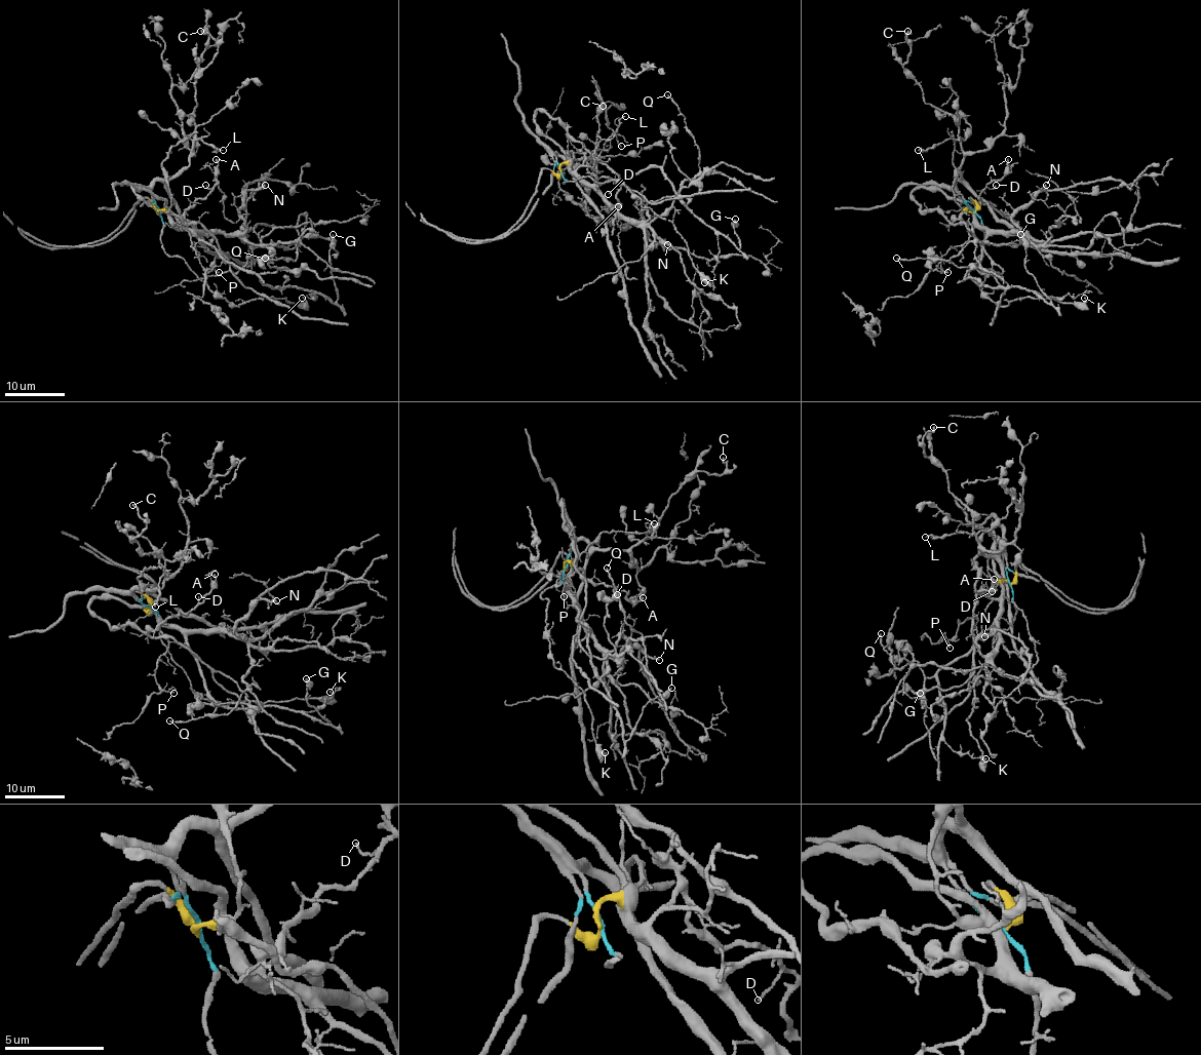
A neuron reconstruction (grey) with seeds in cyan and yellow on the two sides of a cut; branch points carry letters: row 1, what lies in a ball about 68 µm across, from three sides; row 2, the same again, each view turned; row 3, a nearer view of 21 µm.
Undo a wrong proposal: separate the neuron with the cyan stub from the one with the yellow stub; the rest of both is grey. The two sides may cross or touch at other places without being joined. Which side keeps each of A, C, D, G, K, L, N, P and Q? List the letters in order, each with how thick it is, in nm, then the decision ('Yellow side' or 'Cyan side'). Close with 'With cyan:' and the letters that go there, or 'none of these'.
A: Thickness 170 nm. Yellow side
C: Thickness 240 nm. Cyan side
D: Thickness 110 nm. Yellow side
G: Thickness 240 nm. Yellow side
K: Thickness 100 nm. Cyan side
L: Thickness 140 nm. Cyan side
N: Thickness 140 nm. Yellow side
P: Thickness 120 nm. Yellow side
Q: Thickness 170 nm. Yellow side
With cyan: C, K, L

